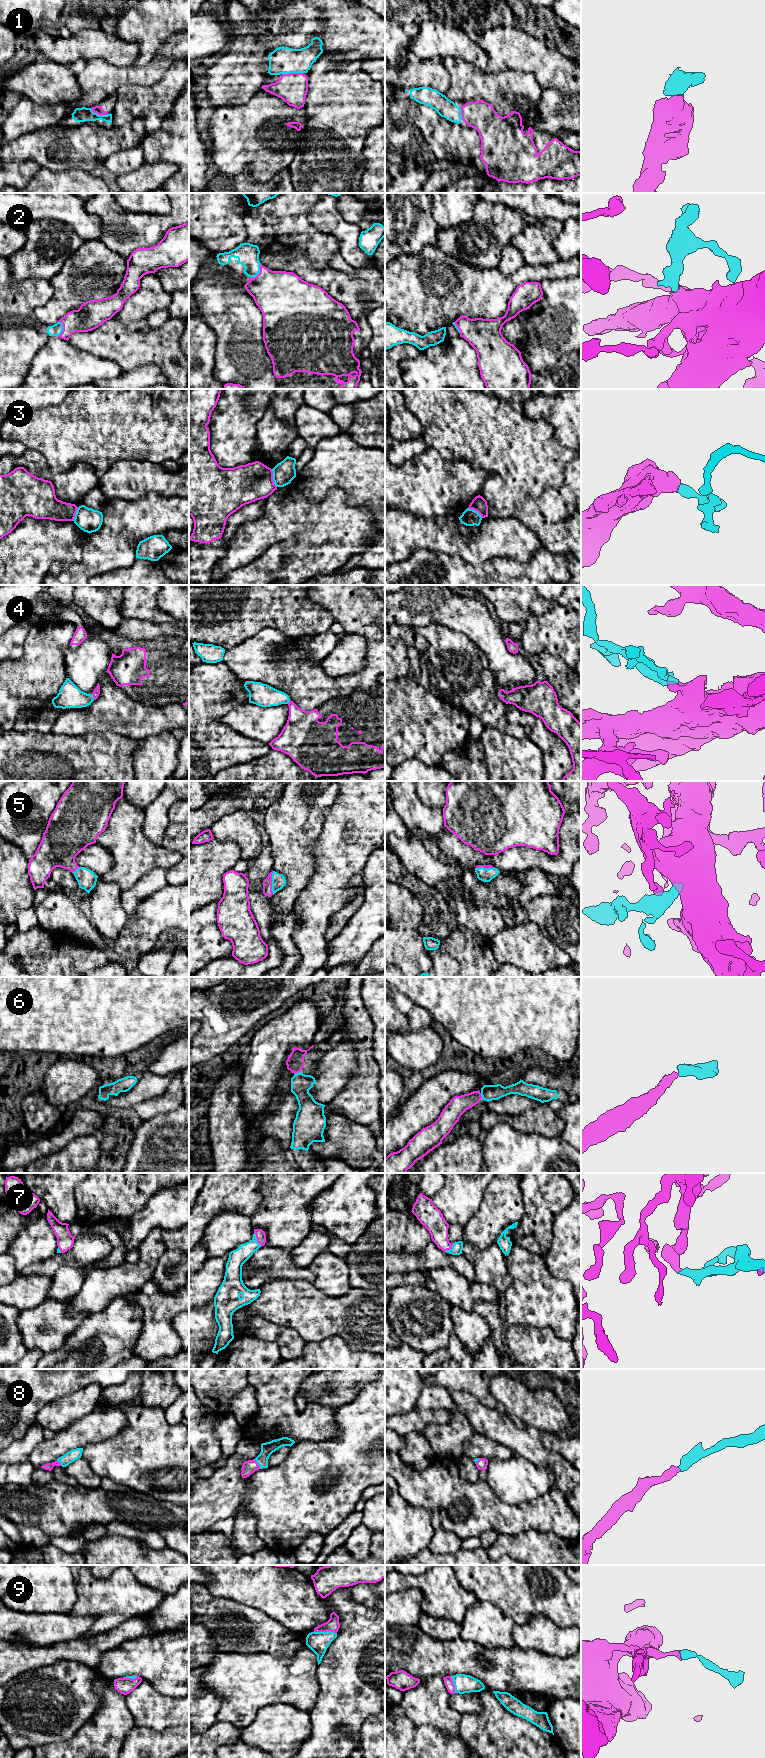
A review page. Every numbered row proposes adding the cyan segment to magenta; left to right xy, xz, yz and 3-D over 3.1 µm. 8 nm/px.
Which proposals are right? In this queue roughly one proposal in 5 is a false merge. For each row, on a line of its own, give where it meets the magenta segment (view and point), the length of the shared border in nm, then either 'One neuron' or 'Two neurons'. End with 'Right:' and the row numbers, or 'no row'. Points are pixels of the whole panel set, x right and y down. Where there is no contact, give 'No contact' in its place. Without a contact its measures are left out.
1: Touches magenta at xz (292, 73). Shared border 170 nm. One neuron
2: Touches magenta at xz (259, 273). Shared border 140 nm. One neuron
3: Touches magenta at xz (272, 478). Shared border 150 nm. Two neurons
4: Touches magenta at xy (93, 697). Shared border 50 nm. One neuron
5: Touches magenta at xz (271, 882). Shared border 180 nm. One neuron
6: Touches magenta at xz (297, 1072). Shared border 60 nm. One neuron
7: Touches magenta at xz (257, 1239). Shared border 130 nm. One neuron
8: Touches magenta at xz (257, 1464). Shared border 90 nm. One neuron
9: Touches magenta at xz (325, 1631). Shared border 180 nm. One neuron
Right: 1, 2, 4, 5, 6, 7, 8, 9

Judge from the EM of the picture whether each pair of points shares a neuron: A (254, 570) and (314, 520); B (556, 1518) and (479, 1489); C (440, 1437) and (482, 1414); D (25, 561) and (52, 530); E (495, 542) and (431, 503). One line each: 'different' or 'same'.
A: different
B: same
C: different
D: same
E: different

